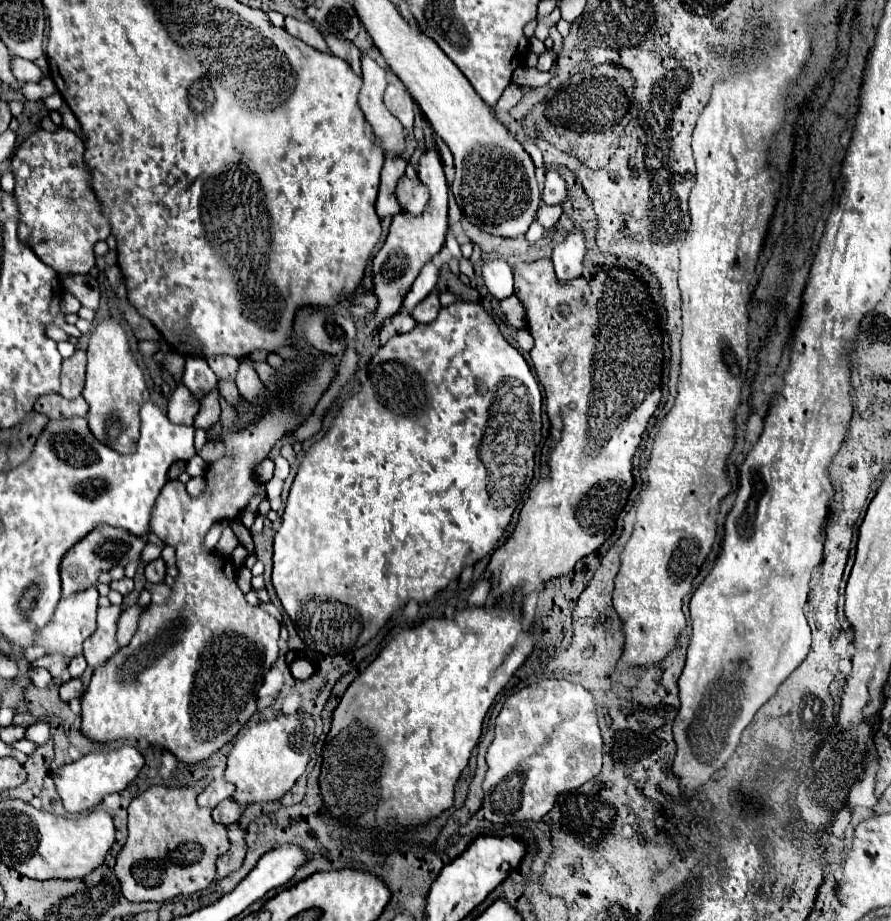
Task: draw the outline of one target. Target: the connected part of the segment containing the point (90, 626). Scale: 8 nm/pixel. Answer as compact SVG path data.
M90 587L82 593L74 593L68 599L60 599L58 609L44 629L38 631L36 645L44 645L46 653L62 653L68 659L82 653L82 643L96 631L96 611L98 611L98 589Z

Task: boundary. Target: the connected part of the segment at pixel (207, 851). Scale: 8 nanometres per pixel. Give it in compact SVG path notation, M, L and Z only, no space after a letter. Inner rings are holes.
M150 787L128 807L128 839L116 857L114 873L120 881L122 895L130 903L140 901L164 901L176 895L192 895L206 889L216 877L216 859L228 851L230 843L226 837L226 827L218 825L210 817L210 809L196 805L196 793L192 789L172 789L172 787Z

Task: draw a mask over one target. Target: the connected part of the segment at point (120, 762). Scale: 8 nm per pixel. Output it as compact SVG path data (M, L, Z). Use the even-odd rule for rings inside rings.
M124 745L120 749L110 749L110 751L94 751L74 763L62 765L56 771L54 775L56 793L60 795L64 809L68 813L82 813L102 803L104 795L120 793L122 789L126 789L126 785L138 775L142 765L144 765L144 757L132 745Z

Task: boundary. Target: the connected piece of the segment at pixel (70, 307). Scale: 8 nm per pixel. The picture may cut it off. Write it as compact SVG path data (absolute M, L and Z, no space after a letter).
M64 293L64 301L62 301L62 313L78 313L80 309L80 301L72 295L72 293Z

